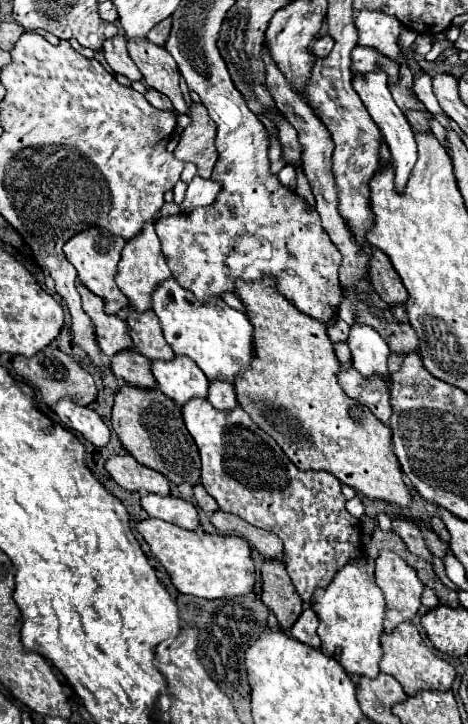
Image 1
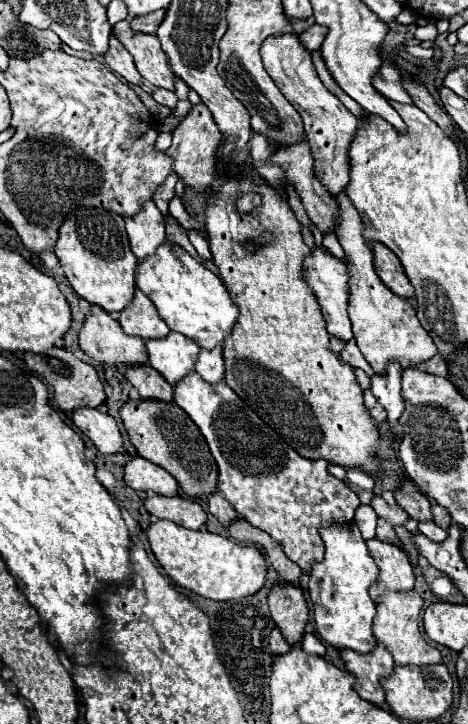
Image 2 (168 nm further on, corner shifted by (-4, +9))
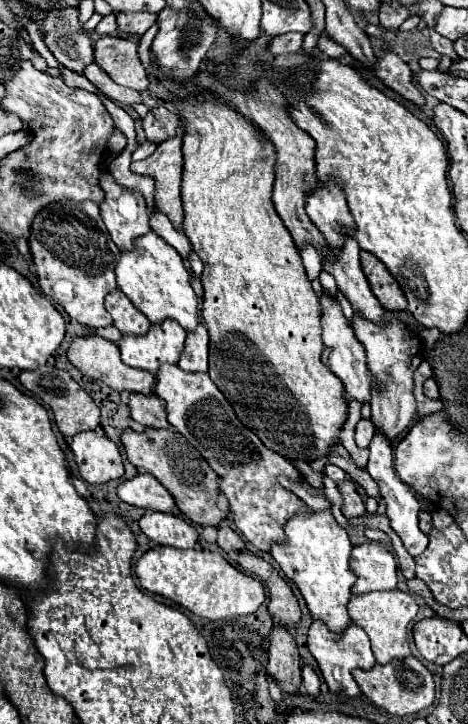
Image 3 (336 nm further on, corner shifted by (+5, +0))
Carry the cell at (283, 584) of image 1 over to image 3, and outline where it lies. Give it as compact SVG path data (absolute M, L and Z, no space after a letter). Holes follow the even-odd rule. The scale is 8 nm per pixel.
M273 626L269 632L269 664L267 672L279 680L281 688L297 694L301 686L301 658L295 644L295 634L287 626Z

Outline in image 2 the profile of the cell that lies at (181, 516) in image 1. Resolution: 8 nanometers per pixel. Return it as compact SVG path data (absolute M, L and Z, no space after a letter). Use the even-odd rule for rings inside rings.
M152 495L146 499L146 511L158 519L168 519L178 525L186 525L192 531L198 531L206 523L204 509L184 497L164 497L164 495Z

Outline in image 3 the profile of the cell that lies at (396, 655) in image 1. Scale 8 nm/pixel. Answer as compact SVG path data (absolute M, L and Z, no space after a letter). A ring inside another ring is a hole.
M401 590L371 592L371 594L359 594L359 596L353 594L351 602L349 602L351 620L367 632L375 660L379 664L389 664L391 660L411 656L411 648L407 642L407 624L415 618L417 610L419 610L419 606L417 606L415 598Z

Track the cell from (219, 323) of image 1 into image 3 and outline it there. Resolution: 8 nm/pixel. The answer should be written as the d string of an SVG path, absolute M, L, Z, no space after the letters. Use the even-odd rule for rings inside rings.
M155 232L139 238L131 252L121 252L121 262L115 268L115 274L119 290L135 304L135 308L139 308L151 320L151 324L161 324L163 320L171 318L179 322L187 332L195 332L201 322L201 298L191 288L189 272L183 264L183 258Z

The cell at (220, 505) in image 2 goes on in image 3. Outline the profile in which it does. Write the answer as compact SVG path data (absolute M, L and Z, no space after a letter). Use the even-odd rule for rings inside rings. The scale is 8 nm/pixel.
M217 526L215 530L217 530L217 544L225 552L237 552L237 550L245 548L243 538L237 532L233 532L229 526Z

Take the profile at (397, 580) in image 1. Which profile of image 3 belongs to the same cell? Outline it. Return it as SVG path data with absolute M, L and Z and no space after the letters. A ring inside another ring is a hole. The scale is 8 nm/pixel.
M381 542L353 546L351 568L357 574L353 594L381 592L397 588L397 564L393 554Z

